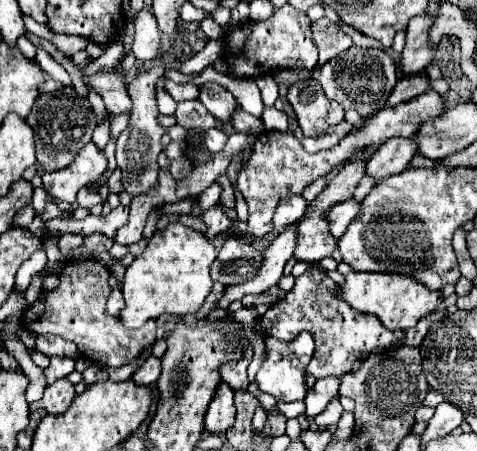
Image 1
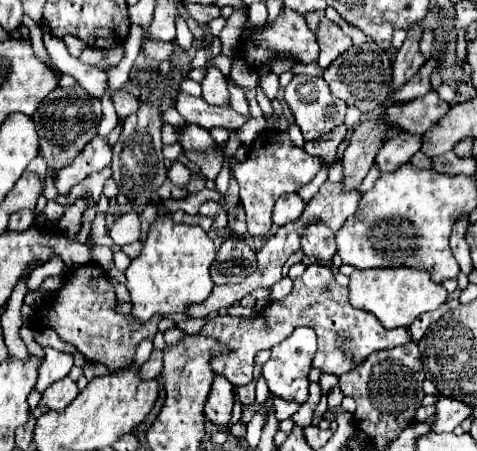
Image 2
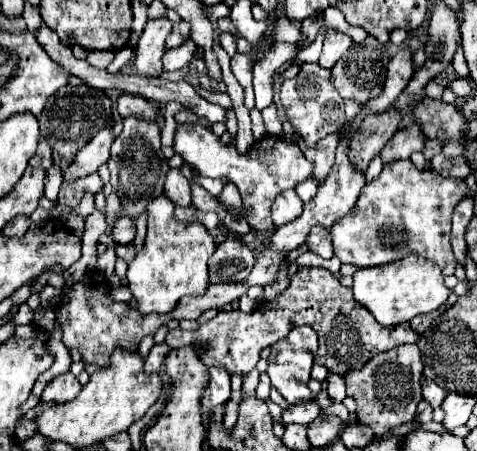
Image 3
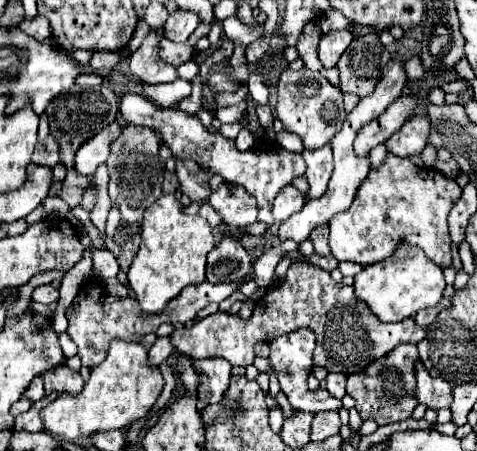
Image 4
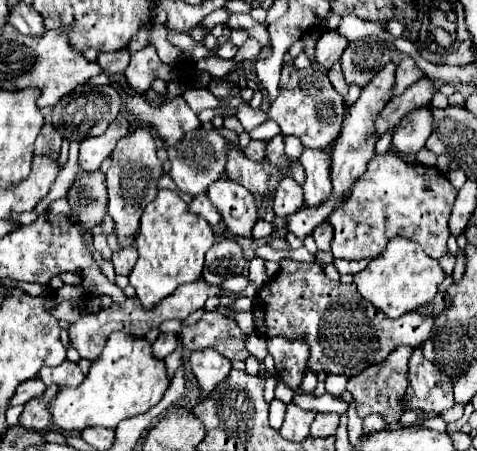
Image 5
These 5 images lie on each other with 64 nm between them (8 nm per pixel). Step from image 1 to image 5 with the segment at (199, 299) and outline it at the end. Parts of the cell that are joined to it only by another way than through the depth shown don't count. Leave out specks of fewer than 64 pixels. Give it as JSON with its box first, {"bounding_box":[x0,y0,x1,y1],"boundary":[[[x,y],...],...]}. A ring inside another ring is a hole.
{"bounding_box":[128,190,214,308],"boundary":[[[160,190],[156,200],[146,206],[140,218],[140,234],[136,236],[138,260],[128,276],[142,306],[154,308],[180,284],[200,280],[204,268],[204,254],[212,244],[214,232],[210,224],[204,218],[190,214],[188,204],[180,198],[178,192]]]}

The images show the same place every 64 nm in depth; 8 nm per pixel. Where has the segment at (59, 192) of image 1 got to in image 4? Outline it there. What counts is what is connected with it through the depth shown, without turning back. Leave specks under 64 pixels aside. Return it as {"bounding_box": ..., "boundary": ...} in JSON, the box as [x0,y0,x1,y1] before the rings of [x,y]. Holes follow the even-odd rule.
{"bounding_box":[74,122,122,174],"boundary":[[[112,122],[100,130],[94,138],[84,142],[76,152],[74,170],[78,174],[94,174],[96,168],[108,160],[110,156],[110,144],[120,136],[122,128],[118,122]]]}

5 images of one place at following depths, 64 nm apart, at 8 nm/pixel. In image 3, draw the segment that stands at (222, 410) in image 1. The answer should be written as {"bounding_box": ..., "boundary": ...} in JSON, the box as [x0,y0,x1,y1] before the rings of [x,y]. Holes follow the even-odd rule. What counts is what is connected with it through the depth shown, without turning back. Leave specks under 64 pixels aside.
{"bounding_box":[202,368,230,410],"boundary":[[[210,368],[210,384],[202,398],[202,408],[214,410],[230,400],[230,376],[224,368]]]}

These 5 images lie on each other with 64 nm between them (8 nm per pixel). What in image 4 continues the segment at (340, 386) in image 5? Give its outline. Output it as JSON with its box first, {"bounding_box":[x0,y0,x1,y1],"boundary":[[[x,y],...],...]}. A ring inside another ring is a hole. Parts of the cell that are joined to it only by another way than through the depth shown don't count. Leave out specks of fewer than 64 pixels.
{"bounding_box":[326,372,346,398],"boundary":[[[330,372],[328,374],[328,378],[326,378],[326,388],[328,388],[328,392],[334,396],[334,398],[344,398],[344,394],[346,394],[346,376],[344,374],[334,374],[334,372]]]}

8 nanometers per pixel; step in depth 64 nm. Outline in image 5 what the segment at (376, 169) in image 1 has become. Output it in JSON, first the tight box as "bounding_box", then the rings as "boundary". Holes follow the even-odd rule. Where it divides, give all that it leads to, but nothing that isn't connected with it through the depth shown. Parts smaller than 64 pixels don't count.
{"bounding_box":[392,106,432,154],"boundary":[[[428,106],[418,108],[404,116],[396,132],[392,134],[392,148],[398,154],[416,154],[424,148],[432,132],[432,112]]]}

